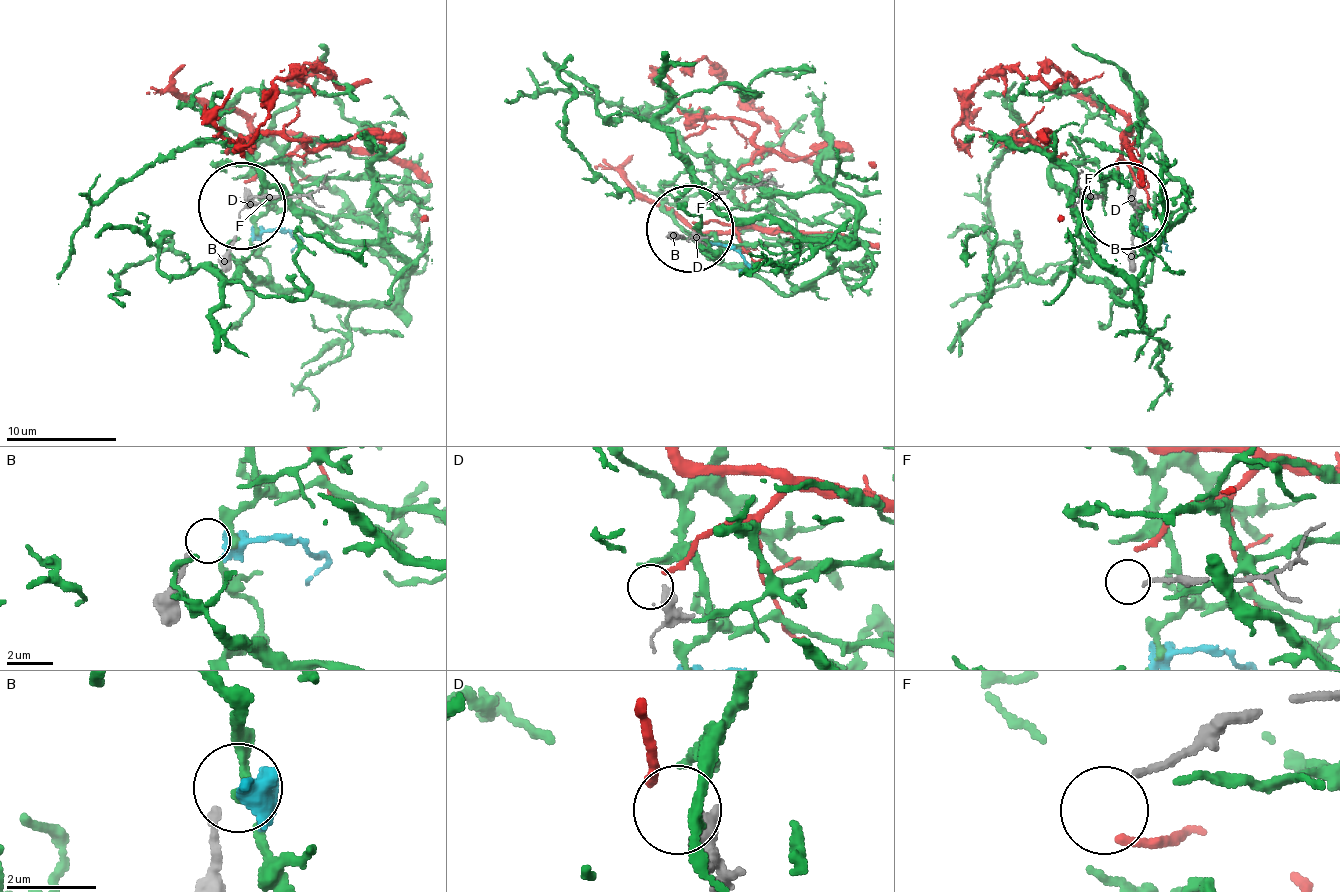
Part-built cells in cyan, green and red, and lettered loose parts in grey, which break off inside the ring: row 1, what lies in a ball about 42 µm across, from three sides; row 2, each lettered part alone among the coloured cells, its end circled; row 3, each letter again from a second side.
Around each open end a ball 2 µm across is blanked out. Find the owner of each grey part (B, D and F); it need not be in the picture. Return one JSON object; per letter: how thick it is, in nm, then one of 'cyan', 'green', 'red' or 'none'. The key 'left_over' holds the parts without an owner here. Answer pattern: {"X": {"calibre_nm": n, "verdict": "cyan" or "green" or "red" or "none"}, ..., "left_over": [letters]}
{"B": {"calibre_nm": 200, "verdict": "none"}, "D": {"calibre_nm": 400, "verdict": "none"}, "F": {"calibre_nm": 150, "verdict": "none"}, "left_over": ["B", "D", "F"]}

